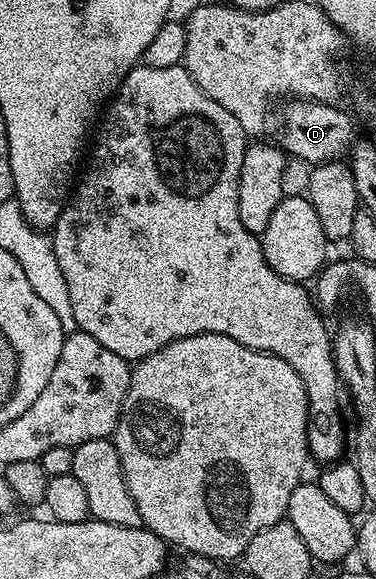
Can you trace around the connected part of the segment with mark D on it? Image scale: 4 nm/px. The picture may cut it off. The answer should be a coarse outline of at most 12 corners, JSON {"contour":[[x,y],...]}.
{"contour":[[283,102],[285,154],[309,166],[349,156],[357,118],[339,104]]}

